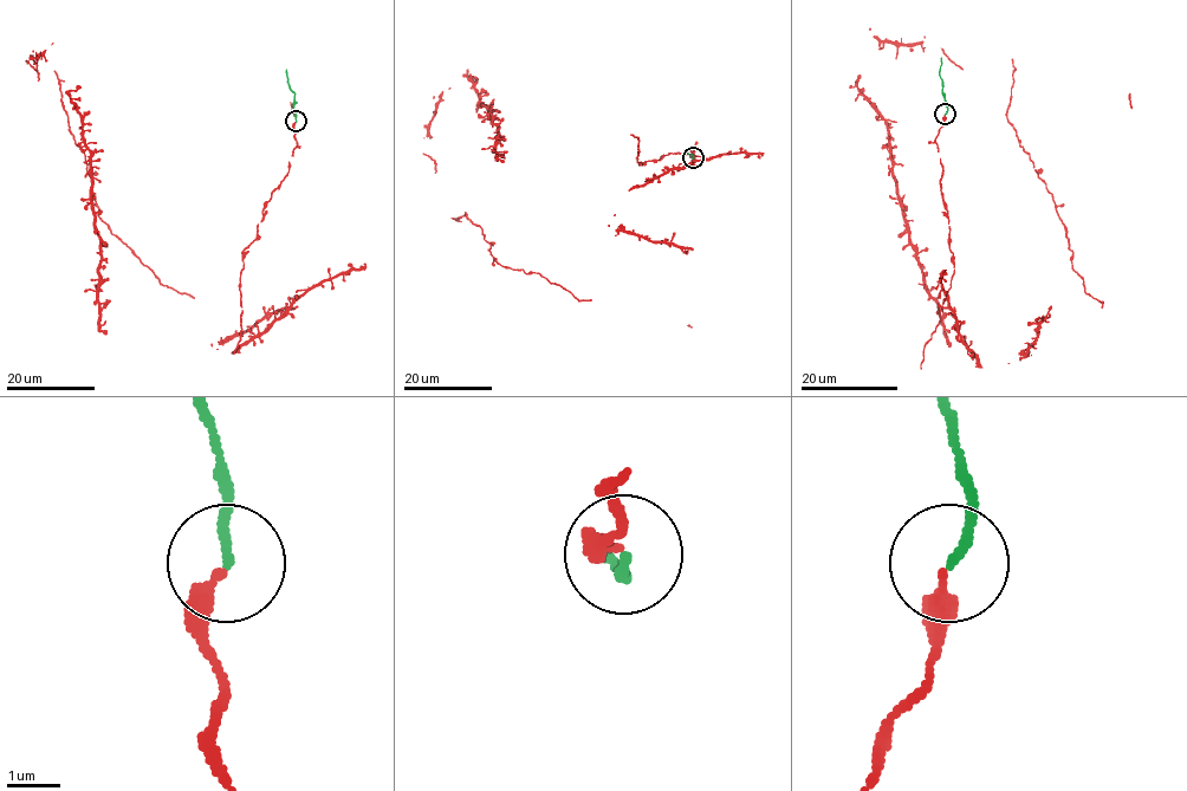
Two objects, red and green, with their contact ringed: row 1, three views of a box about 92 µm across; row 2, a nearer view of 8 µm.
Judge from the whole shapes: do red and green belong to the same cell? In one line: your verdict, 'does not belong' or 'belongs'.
belongs

